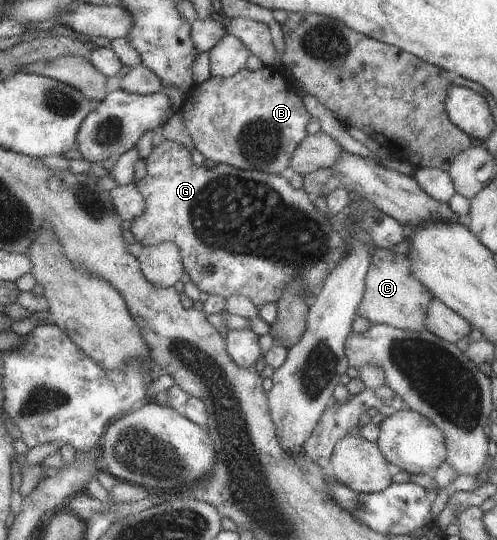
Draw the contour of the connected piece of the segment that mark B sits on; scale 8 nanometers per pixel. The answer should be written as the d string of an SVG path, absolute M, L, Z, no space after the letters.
M263 65L260 70L251 72L244 67L230 78L211 76L201 84L196 83L178 113L195 142L196 150L213 163L280 175L289 164L293 150L305 139L305 124L311 118L295 87L289 86L277 69L271 70L271 67Z

